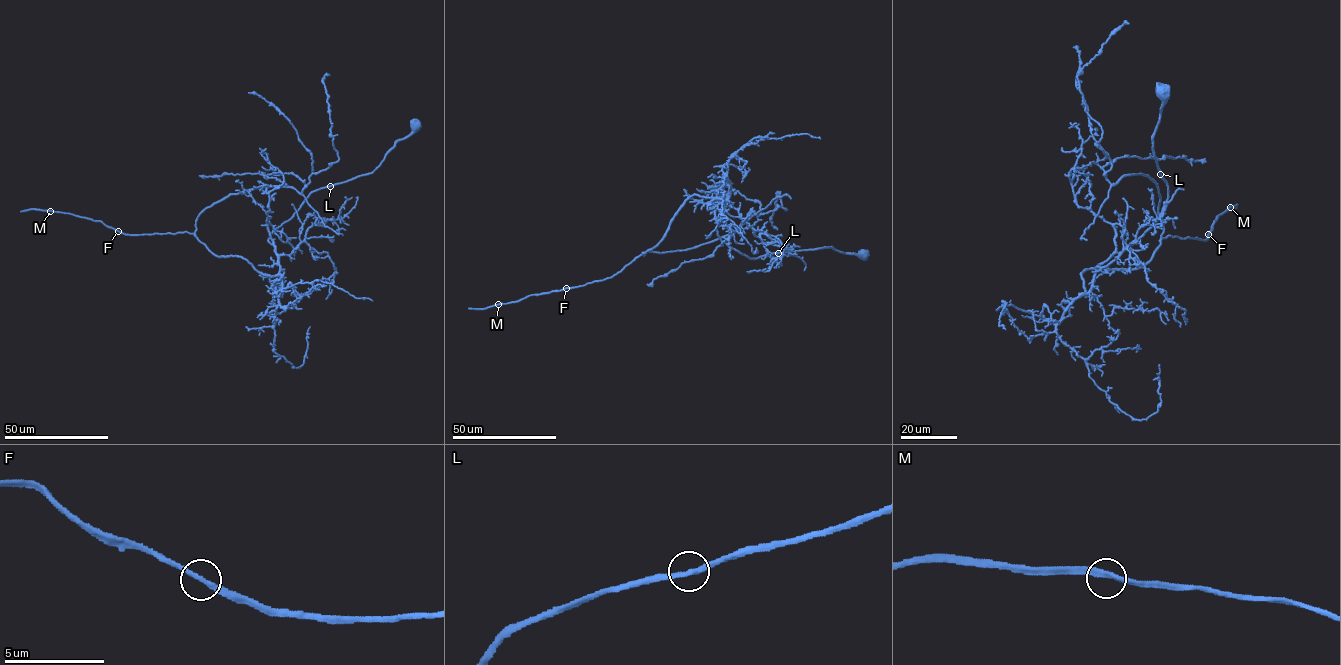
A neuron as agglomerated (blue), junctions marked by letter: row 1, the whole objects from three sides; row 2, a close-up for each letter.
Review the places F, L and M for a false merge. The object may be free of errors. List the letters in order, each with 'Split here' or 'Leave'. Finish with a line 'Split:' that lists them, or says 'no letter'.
F: Leave
L: Leave
M: Leave
Split: no letter

